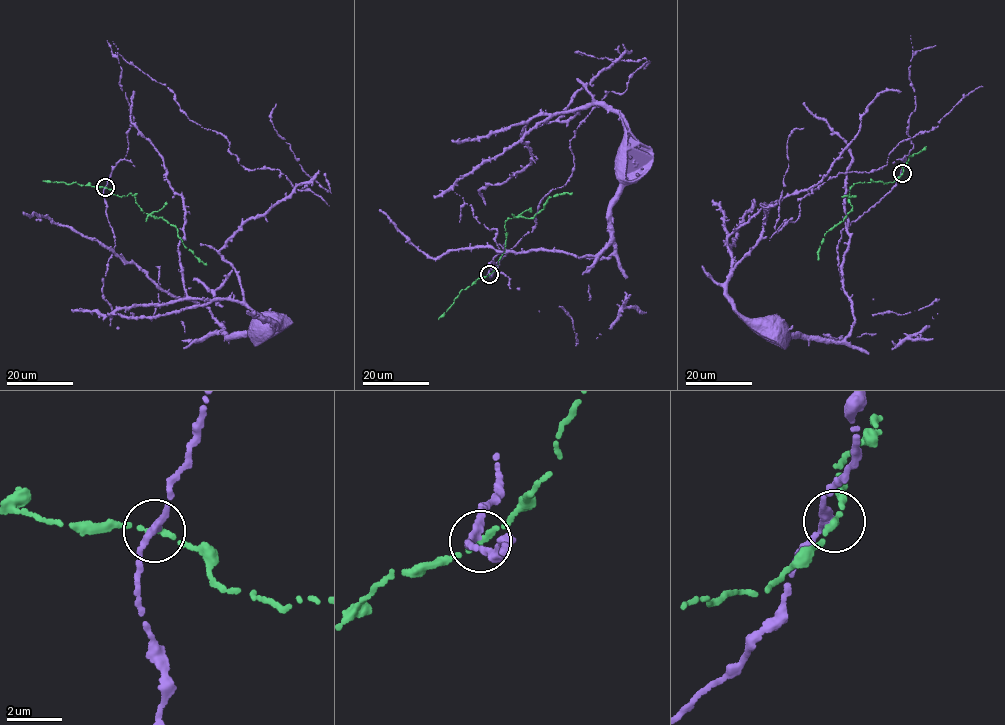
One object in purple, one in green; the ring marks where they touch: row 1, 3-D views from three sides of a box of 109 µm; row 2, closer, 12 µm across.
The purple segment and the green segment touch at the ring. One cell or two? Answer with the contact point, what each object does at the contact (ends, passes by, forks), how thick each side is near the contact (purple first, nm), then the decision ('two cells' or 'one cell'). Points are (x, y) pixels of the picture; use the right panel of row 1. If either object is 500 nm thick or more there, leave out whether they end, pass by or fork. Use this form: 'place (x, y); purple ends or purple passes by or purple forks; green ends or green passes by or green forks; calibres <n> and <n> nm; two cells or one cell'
place (902, 173); purple passes by; green passes by; calibres 280 and 200 nm; two cells

